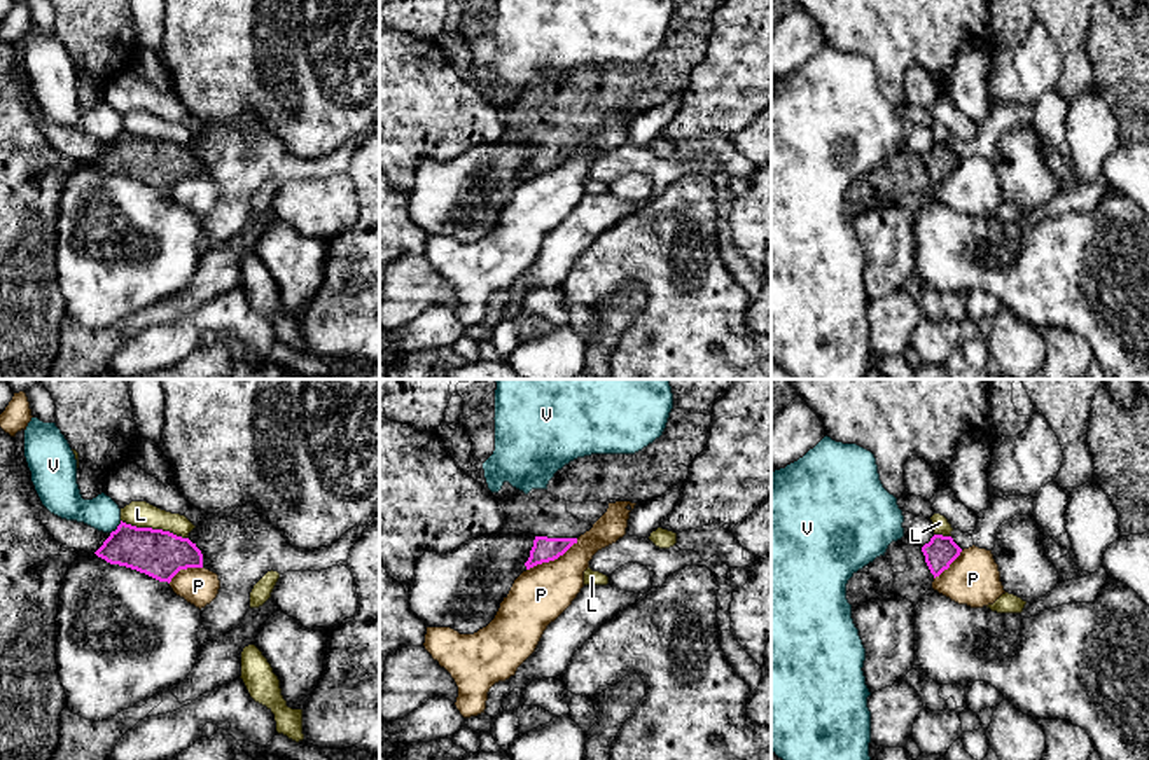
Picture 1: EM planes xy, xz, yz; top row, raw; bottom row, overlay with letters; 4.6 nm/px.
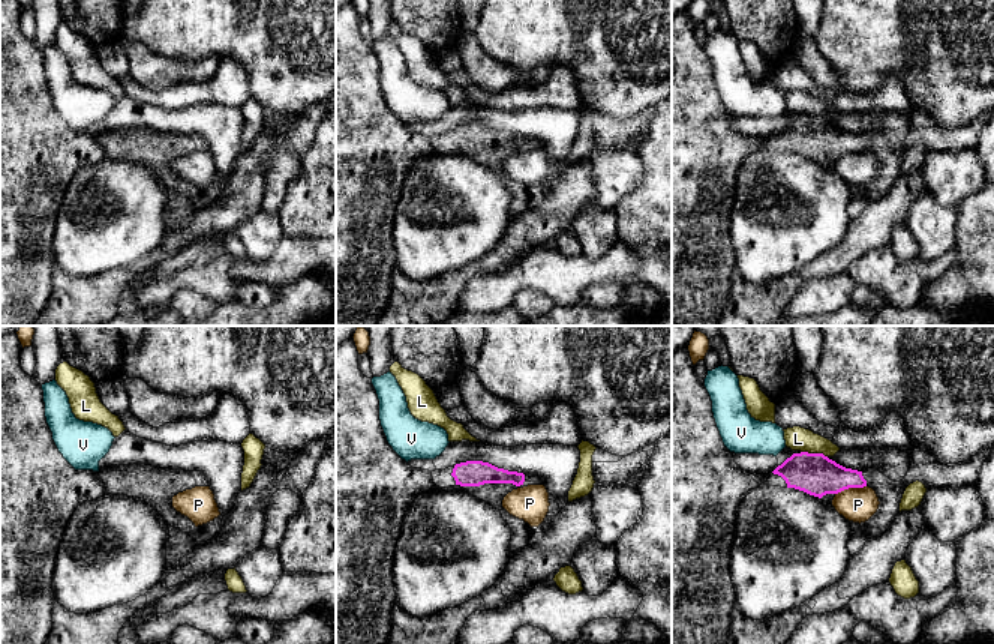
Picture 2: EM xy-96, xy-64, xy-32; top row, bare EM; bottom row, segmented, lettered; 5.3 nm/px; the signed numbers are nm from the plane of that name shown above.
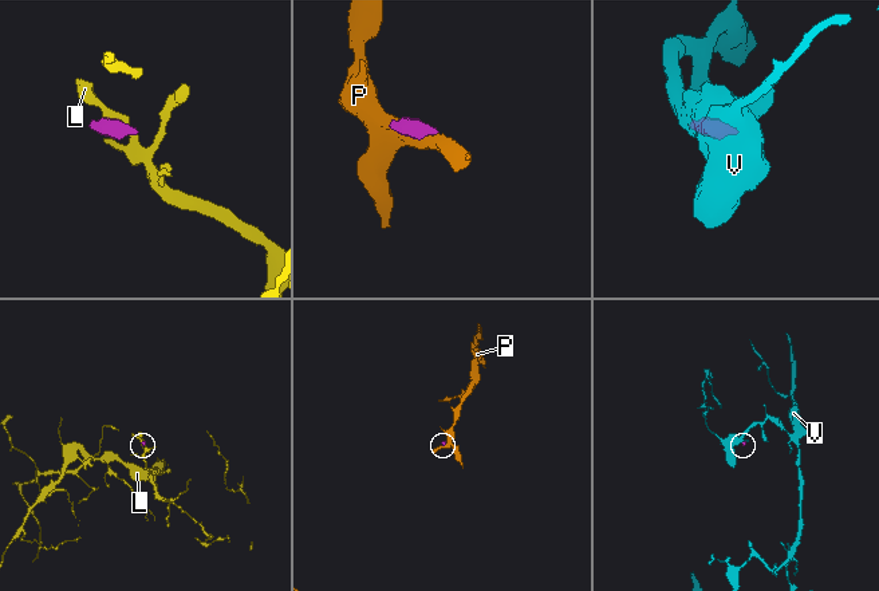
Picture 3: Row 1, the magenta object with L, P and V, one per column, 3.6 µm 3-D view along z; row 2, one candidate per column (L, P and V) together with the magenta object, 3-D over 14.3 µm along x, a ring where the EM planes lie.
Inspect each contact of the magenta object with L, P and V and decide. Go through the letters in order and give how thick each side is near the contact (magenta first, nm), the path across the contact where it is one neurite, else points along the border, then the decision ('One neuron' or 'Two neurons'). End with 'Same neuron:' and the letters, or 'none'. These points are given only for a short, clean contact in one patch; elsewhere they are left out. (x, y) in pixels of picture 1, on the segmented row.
L: Thickness 220 nm (magenta) against 120 nm. Boundary: xy (121, 519), (137, 526), (168, 530), (188, 538). Two neurons
P: Thickness 120 nm (magenta) against 260 nm. Two neurons
V: Thickness 220 nm (magenta) against 160 nm. Boundary: xy (121, 521), (111, 533). Two neurons
Same neuron: none

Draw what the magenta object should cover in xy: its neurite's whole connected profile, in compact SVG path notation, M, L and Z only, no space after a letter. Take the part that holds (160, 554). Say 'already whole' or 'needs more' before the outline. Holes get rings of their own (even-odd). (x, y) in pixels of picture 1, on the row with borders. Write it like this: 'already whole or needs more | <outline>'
already whole | M122 521L94 554L168 584L180 570L203 568L203 554L189 538Z

